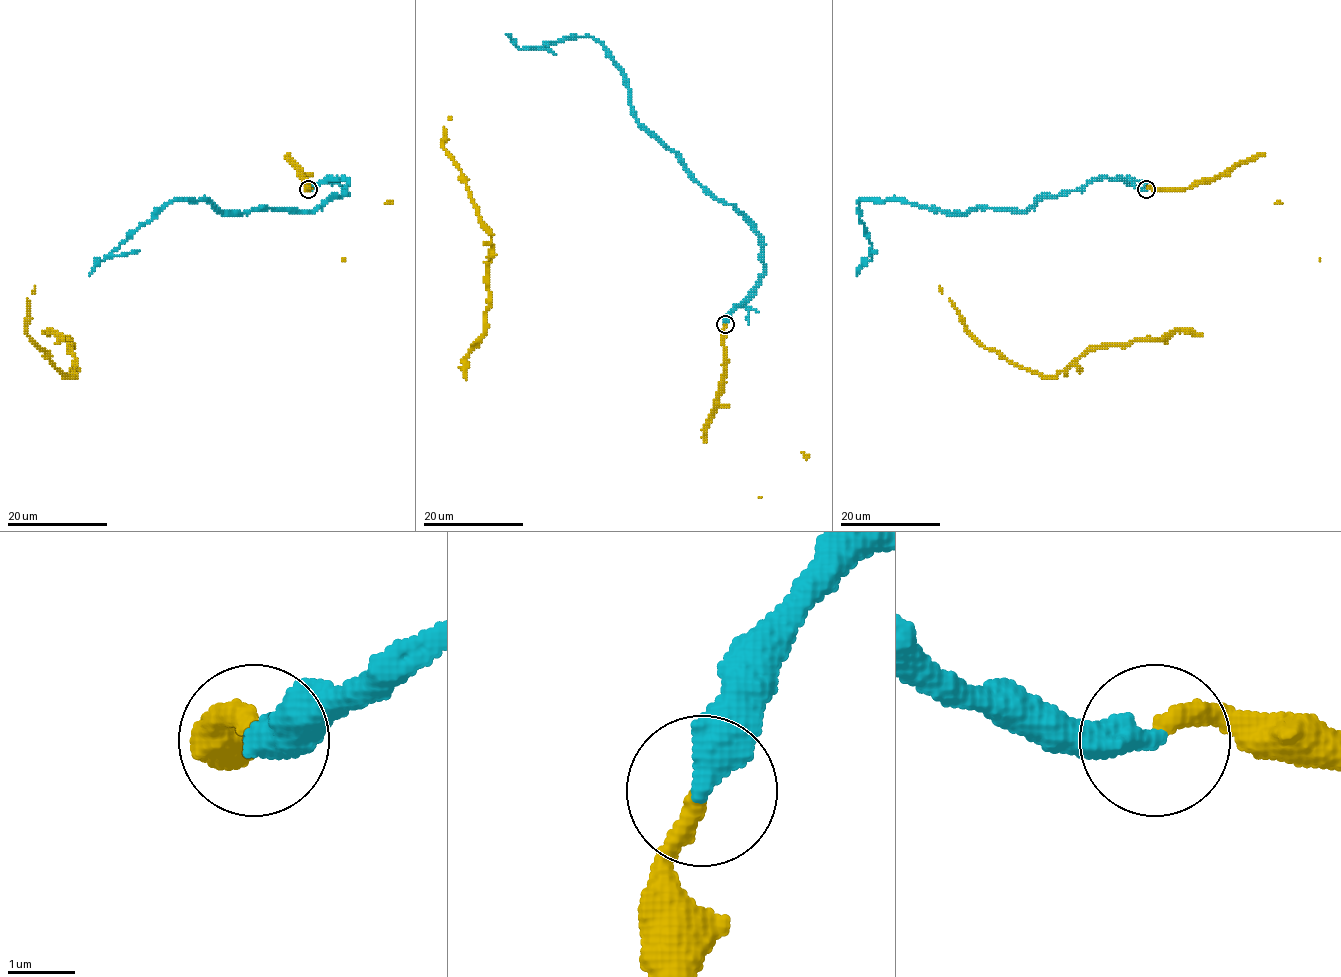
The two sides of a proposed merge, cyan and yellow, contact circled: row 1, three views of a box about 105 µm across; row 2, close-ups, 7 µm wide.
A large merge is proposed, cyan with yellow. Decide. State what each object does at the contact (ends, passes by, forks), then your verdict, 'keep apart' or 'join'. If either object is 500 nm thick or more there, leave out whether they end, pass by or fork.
cyan ends there; yellow ends there; join

